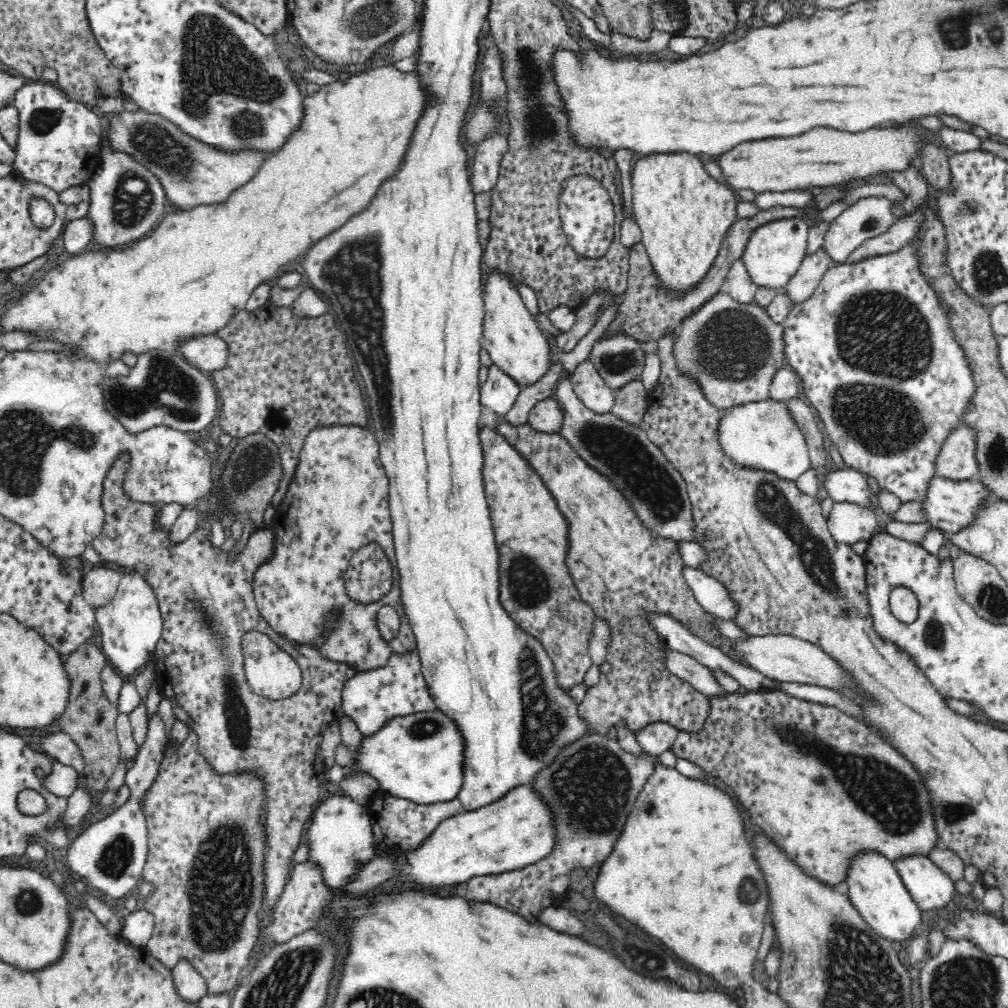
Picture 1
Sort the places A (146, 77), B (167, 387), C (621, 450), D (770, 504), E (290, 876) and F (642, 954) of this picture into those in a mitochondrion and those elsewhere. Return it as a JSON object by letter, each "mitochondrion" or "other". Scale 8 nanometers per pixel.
{"A":"other","B":"mitochondrion","C":"mitochondrion","D":"mitochondrion","E":"other","F":"mitochondrion"}

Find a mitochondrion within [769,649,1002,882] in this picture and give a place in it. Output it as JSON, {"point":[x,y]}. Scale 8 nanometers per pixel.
{"point":[956,812]}

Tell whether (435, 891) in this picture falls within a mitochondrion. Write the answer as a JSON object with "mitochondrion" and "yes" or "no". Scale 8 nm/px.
{"mitochondrion":"no"}

